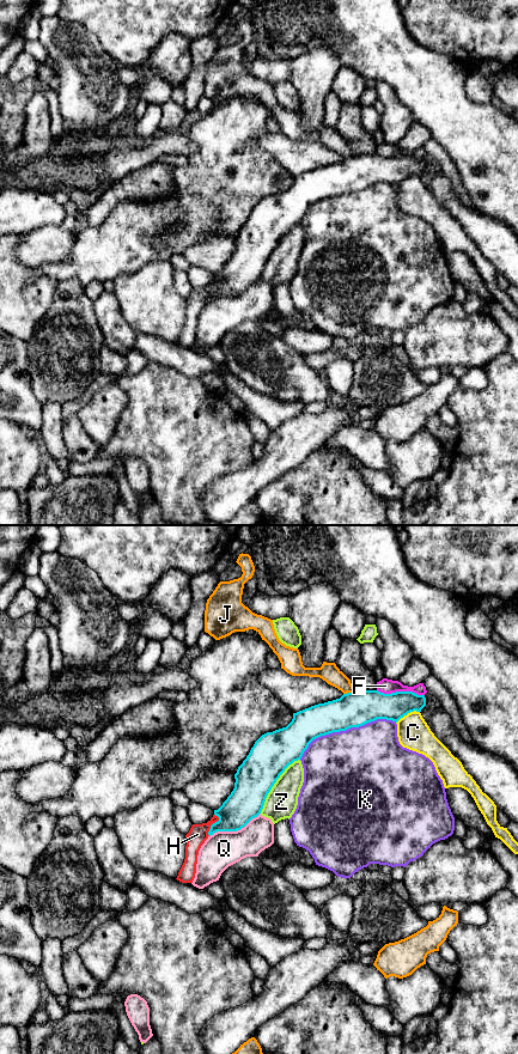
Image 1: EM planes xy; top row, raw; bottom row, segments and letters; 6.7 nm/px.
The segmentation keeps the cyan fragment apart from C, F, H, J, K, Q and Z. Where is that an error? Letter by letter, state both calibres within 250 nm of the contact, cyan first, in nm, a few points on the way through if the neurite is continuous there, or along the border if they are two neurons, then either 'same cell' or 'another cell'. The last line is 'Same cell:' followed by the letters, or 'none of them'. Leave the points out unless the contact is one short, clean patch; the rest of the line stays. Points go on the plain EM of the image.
C: calibres 200 and 220 nm; another cell
F: calibres 220 and 100 nm; another cell
H: calibres 220 and 130 nm; another cell
J: calibres 240 and 130 nm; another cell
K: calibres 240 and 500 nm; another cell
Q: calibres 240 and 240 nm; same cell
Z: calibres 280 and 220 nm; another cell
Same cell: Q

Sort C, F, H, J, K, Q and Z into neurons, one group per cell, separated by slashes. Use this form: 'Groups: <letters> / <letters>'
Groups: C / F / H / J / K / Q / Z

